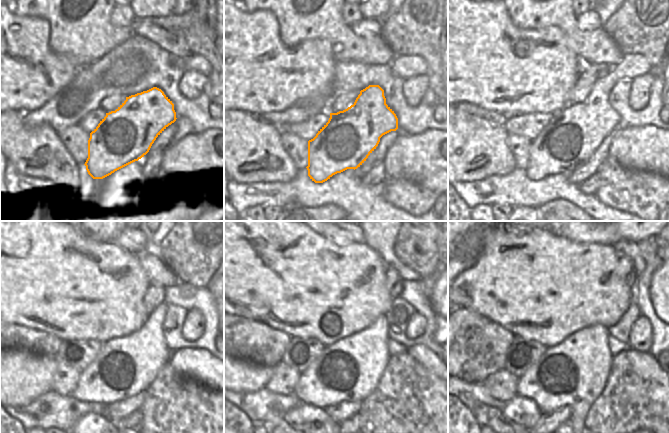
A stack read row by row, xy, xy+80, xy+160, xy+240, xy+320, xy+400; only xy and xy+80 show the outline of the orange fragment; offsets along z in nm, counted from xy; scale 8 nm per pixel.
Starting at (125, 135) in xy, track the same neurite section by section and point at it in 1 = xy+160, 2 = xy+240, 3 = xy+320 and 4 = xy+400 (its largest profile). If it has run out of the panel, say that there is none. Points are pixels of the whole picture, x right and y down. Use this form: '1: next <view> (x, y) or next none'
1: next xy+160 (574, 133)
2: next xy+240 (126, 366)
3: next xy+320 (348, 370)
4: next xy+400 (573, 373)

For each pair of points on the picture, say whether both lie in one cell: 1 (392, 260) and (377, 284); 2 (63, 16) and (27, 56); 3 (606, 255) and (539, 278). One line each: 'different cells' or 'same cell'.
1: different cells
2: different cells
3: same cell

